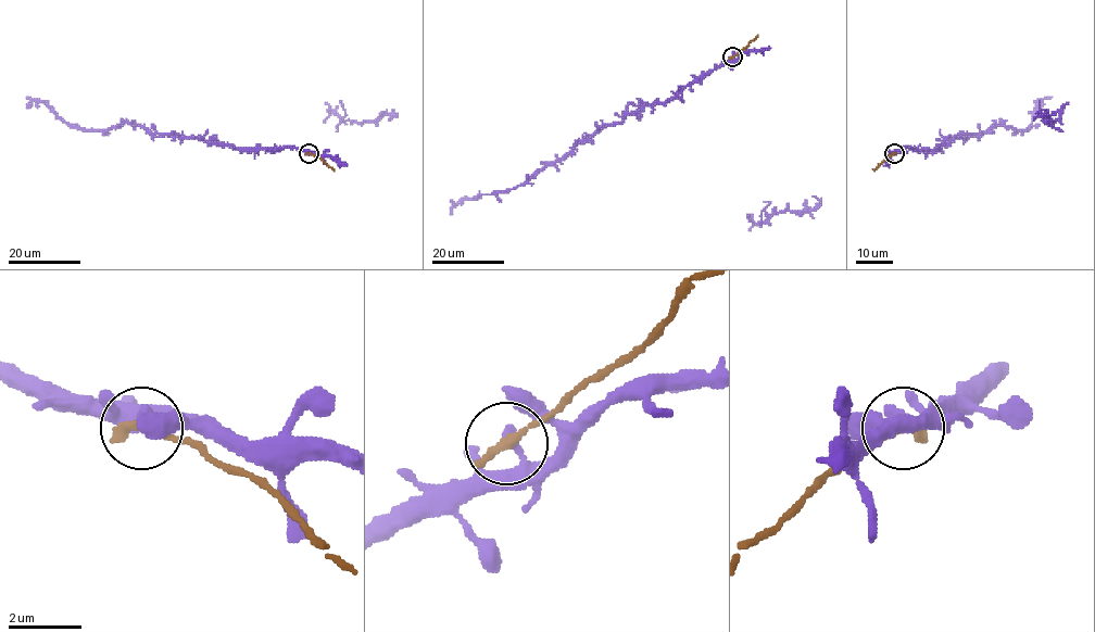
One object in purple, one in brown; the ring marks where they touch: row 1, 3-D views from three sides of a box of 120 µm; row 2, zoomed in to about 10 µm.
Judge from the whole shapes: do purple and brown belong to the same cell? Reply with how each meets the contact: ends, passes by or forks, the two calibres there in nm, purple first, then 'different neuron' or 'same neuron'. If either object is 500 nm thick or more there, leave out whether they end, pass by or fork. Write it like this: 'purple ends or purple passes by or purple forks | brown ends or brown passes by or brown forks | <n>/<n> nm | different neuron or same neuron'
purple ends | brown ends | 340/280 nm | different neuron

